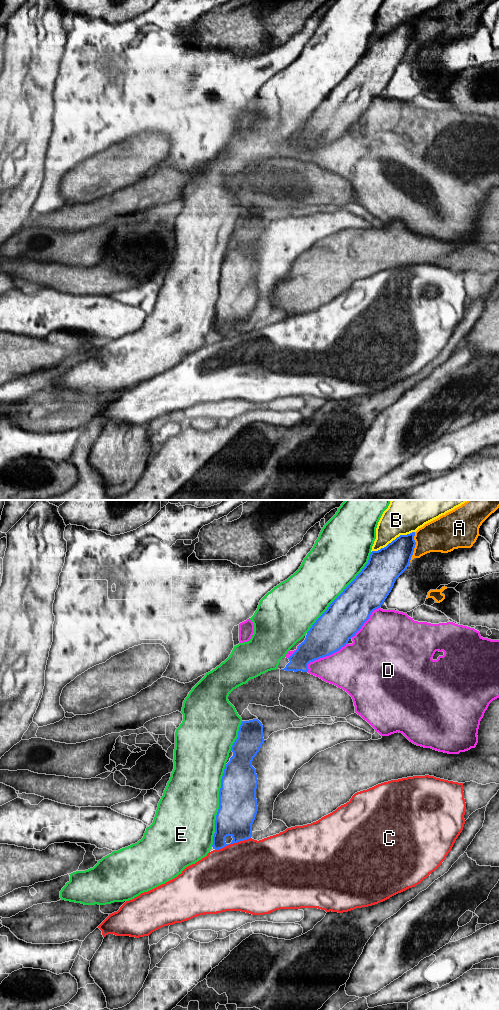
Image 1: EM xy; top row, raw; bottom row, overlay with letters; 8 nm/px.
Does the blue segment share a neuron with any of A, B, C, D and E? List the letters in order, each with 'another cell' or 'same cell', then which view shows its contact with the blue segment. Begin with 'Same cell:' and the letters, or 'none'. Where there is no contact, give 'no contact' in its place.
Same cell: none
A: another cell | xy
B: another cell | xy
C: another cell | xy
D: another cell | xy
E: another cell | xy

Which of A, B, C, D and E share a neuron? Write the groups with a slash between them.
A / B / C / D / E

